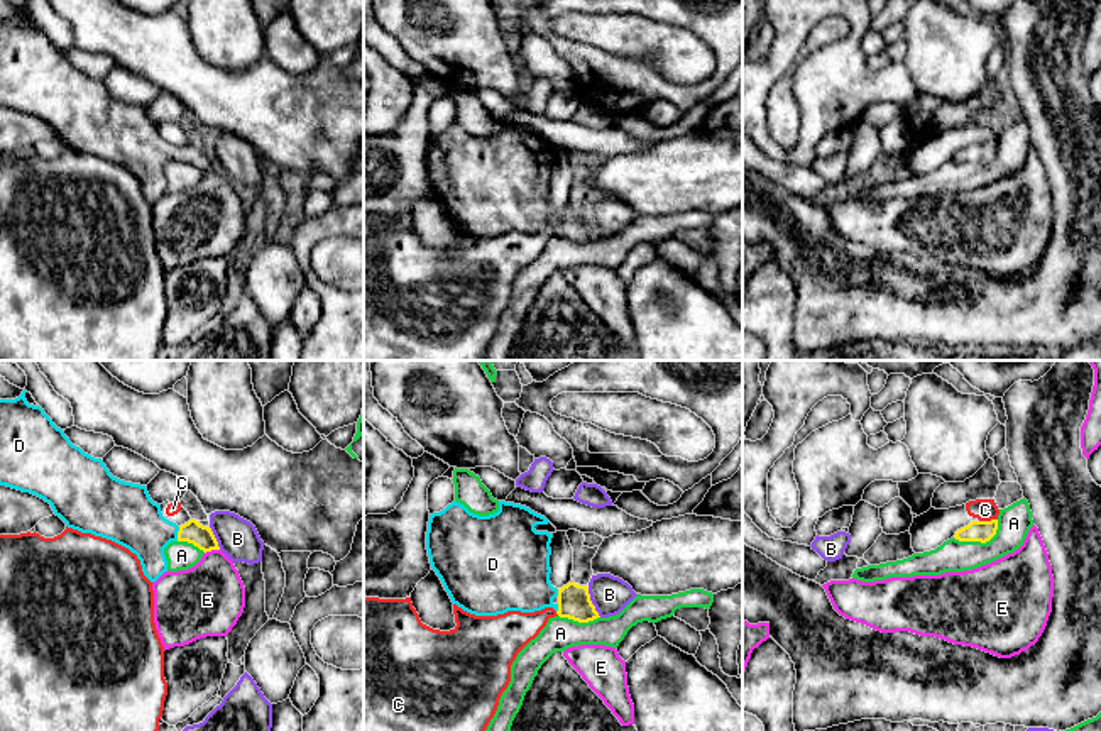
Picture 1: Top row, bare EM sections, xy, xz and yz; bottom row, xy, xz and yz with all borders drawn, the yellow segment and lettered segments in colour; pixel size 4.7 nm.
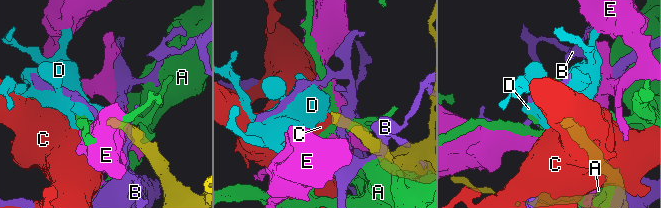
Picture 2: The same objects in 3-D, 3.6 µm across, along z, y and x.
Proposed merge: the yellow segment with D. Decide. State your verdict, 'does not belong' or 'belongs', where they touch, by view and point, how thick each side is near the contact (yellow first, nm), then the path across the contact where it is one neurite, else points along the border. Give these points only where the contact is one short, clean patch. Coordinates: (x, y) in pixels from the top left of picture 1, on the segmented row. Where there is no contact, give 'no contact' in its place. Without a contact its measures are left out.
belongs | xy (178, 533) | 110/280 nm

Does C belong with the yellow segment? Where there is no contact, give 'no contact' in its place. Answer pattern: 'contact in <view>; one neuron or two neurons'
contact in yz; two neurons

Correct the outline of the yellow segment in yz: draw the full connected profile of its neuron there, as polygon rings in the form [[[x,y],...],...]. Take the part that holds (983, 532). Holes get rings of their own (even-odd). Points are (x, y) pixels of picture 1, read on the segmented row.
[[[998,519],[971,521],[967,526],[956,531],[954,538],[959,541],[989,541],[998,530]]]

